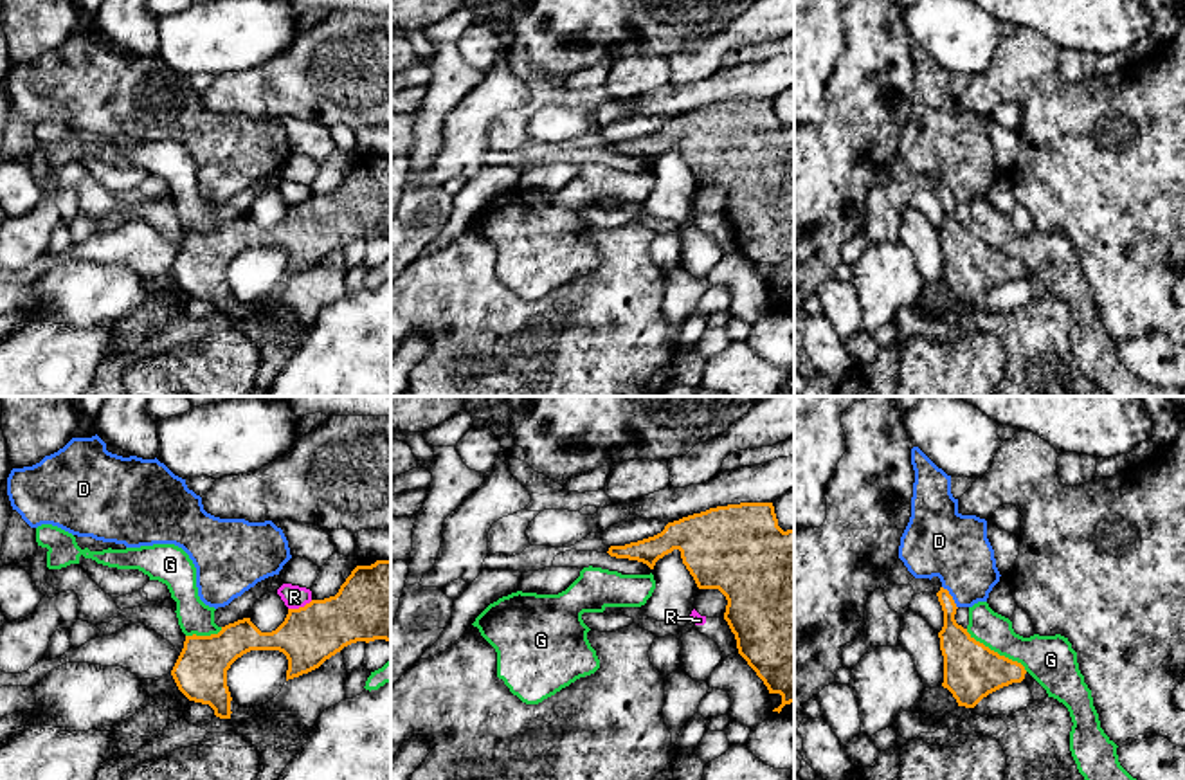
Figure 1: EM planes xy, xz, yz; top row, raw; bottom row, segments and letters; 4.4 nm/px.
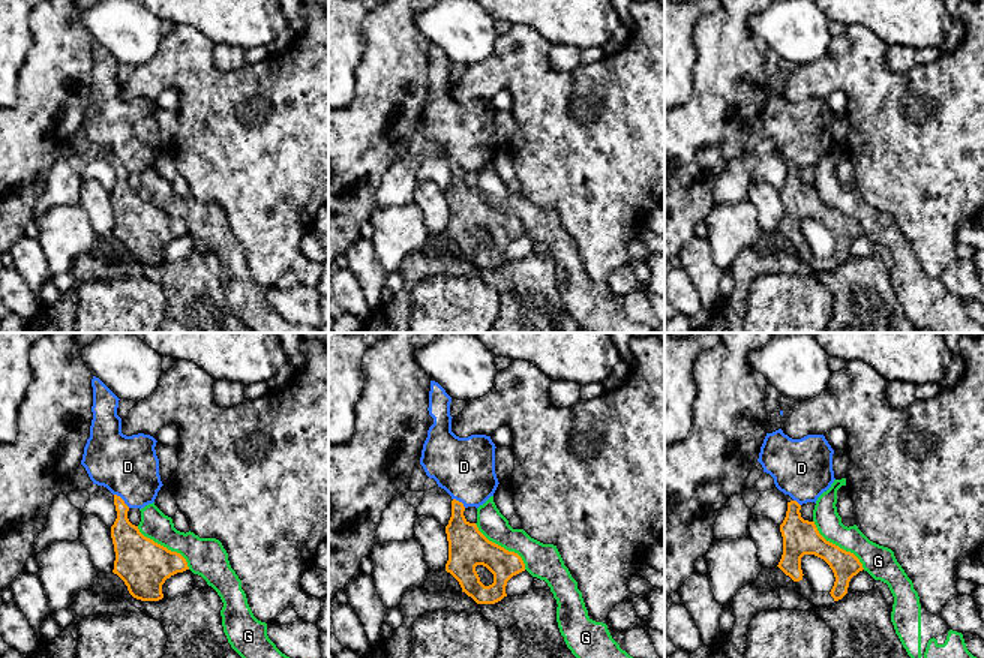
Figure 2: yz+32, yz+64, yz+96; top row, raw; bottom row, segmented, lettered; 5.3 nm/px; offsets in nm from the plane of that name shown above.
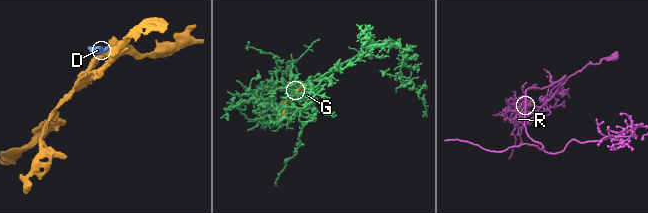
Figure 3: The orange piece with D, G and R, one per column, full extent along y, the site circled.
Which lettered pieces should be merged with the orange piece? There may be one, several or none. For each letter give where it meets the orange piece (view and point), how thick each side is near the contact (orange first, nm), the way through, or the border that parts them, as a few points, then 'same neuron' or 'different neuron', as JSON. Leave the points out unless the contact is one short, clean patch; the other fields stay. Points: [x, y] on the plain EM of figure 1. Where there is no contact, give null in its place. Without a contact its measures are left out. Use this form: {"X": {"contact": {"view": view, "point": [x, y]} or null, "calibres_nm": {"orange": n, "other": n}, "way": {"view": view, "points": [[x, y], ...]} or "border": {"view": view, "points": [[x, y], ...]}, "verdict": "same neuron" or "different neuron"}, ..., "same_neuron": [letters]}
{"D": {"contact": {"view": "yz", "point": [951, 193]}, "calibres_nm": {"orange": 160, "other": 300}, "border": {"view": "yz", "points": [[942, 182], [957, 204]]}, "verdict": "different neuron"}, "G": {"contact": {"view": "yz", "point": [996, 249]}, "calibres_nm": {"orange": 260, "other": 220}, "verdict": "different neuron"}, "R": {"contact": {"view": "xy", "point": [299, 204]}, "calibres_nm": {"orange": 260, "other": 110}, "verdict": "different neuron"}, "same_neuron": []}

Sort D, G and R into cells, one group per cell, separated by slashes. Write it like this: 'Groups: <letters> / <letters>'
Groups: D / G / R

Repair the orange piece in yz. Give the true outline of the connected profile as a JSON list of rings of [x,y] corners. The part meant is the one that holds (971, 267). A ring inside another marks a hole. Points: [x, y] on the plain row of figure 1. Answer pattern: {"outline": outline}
{"outline": [[[940,184],[936,193],[944,207],[944,223],[938,229],[944,252],[942,283],[958,303],[974,304],[989,290],[1025,276],[1021,259],[991,247],[956,220],[958,204],[947,186]]]}

